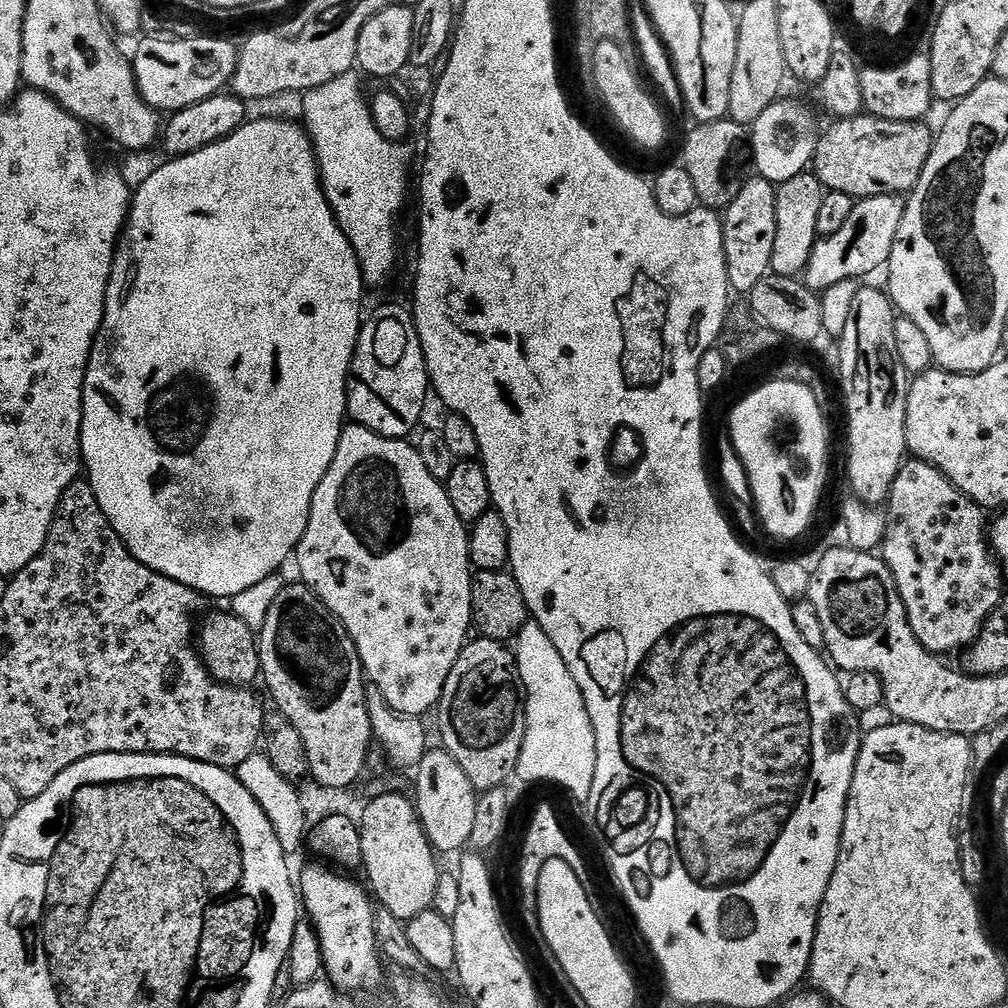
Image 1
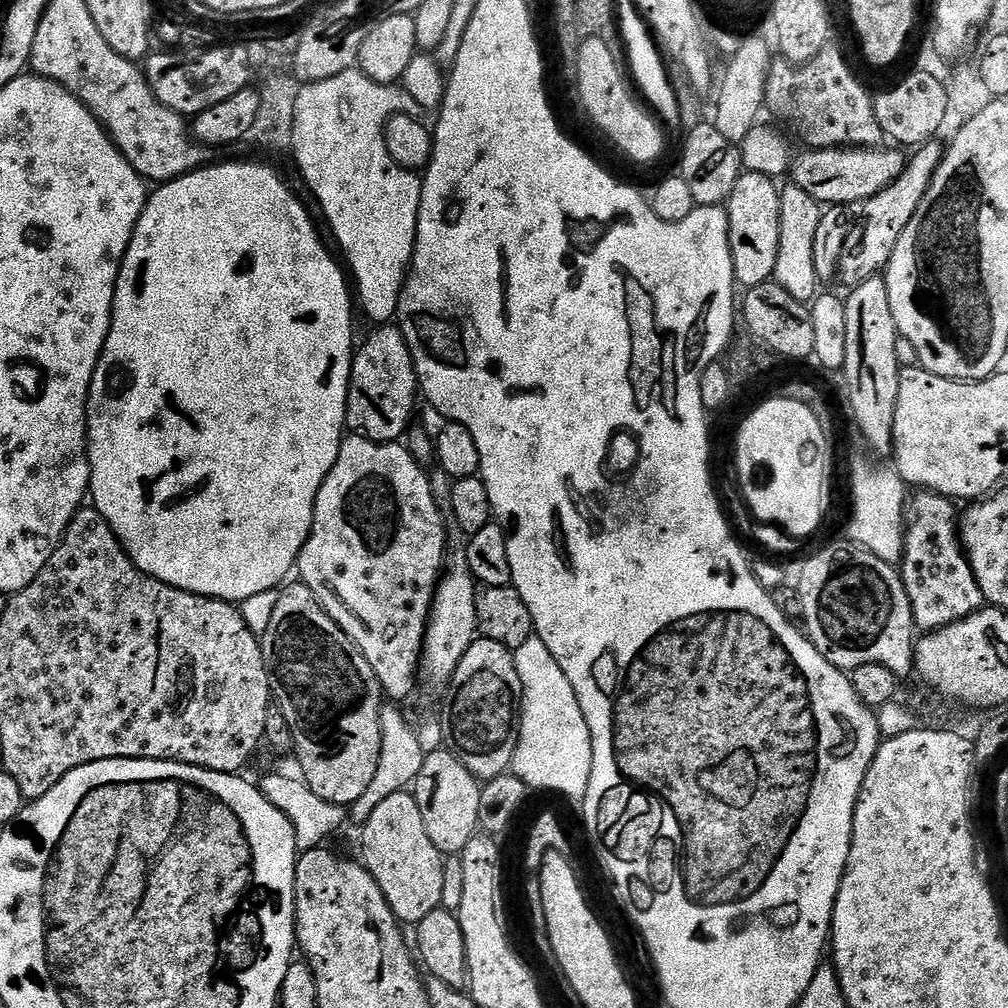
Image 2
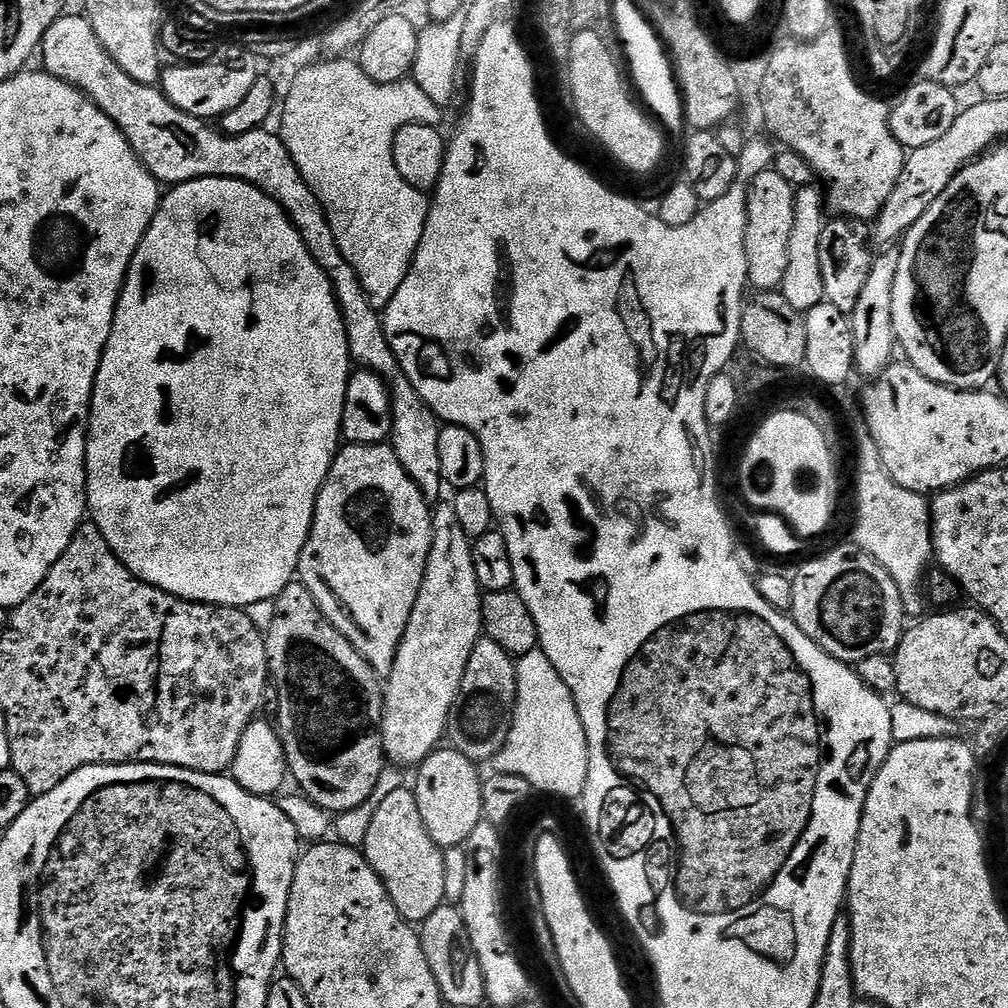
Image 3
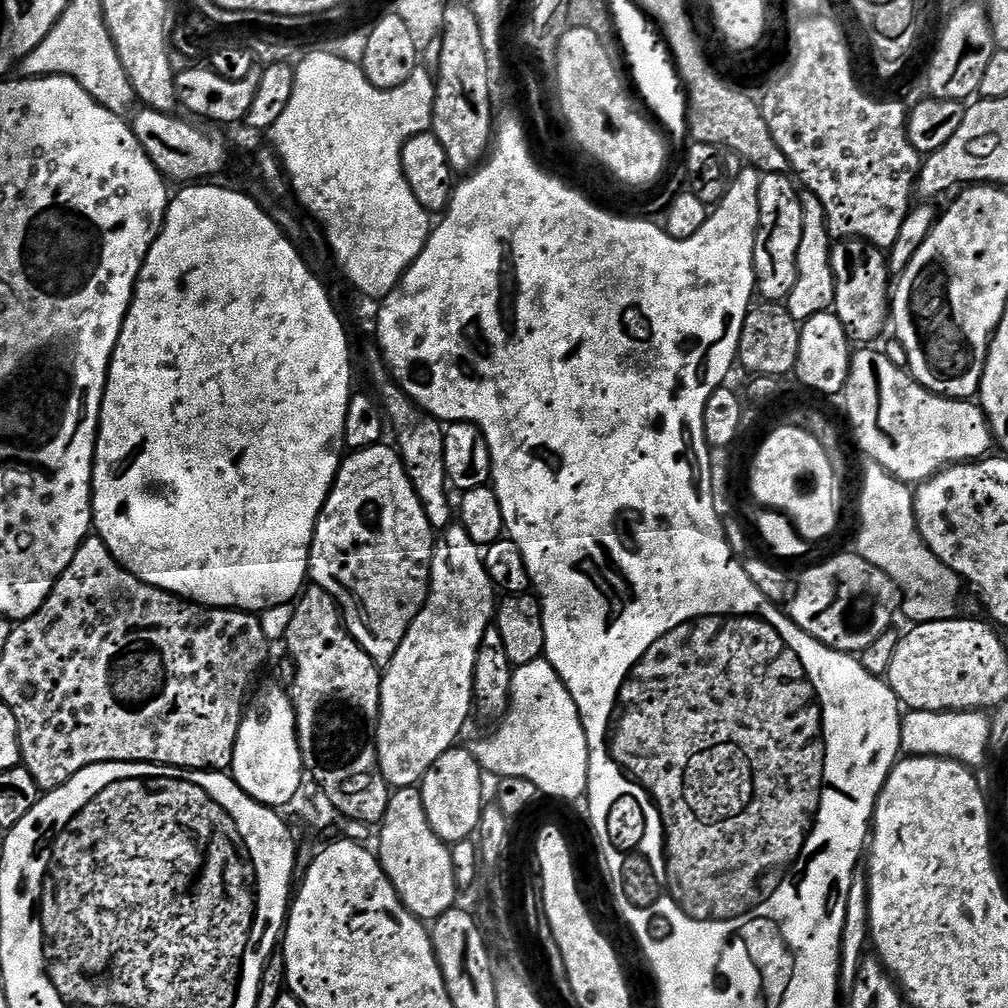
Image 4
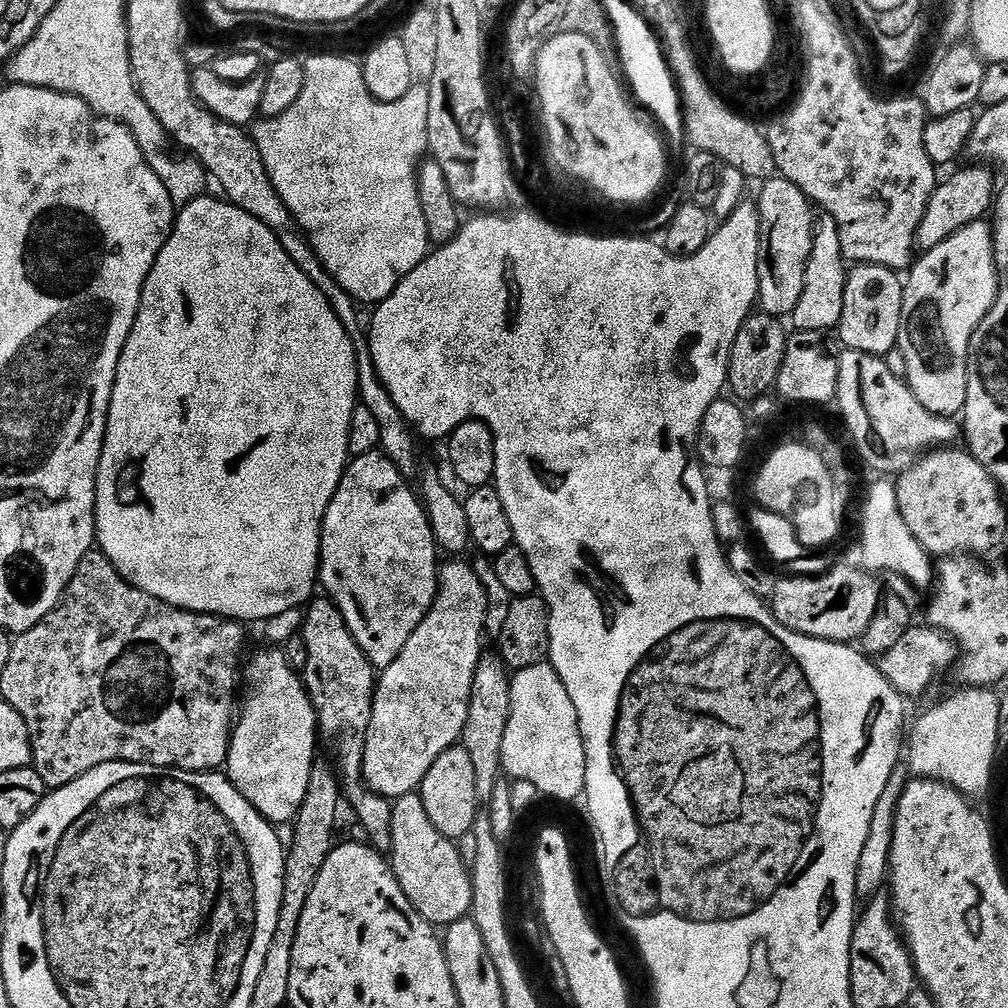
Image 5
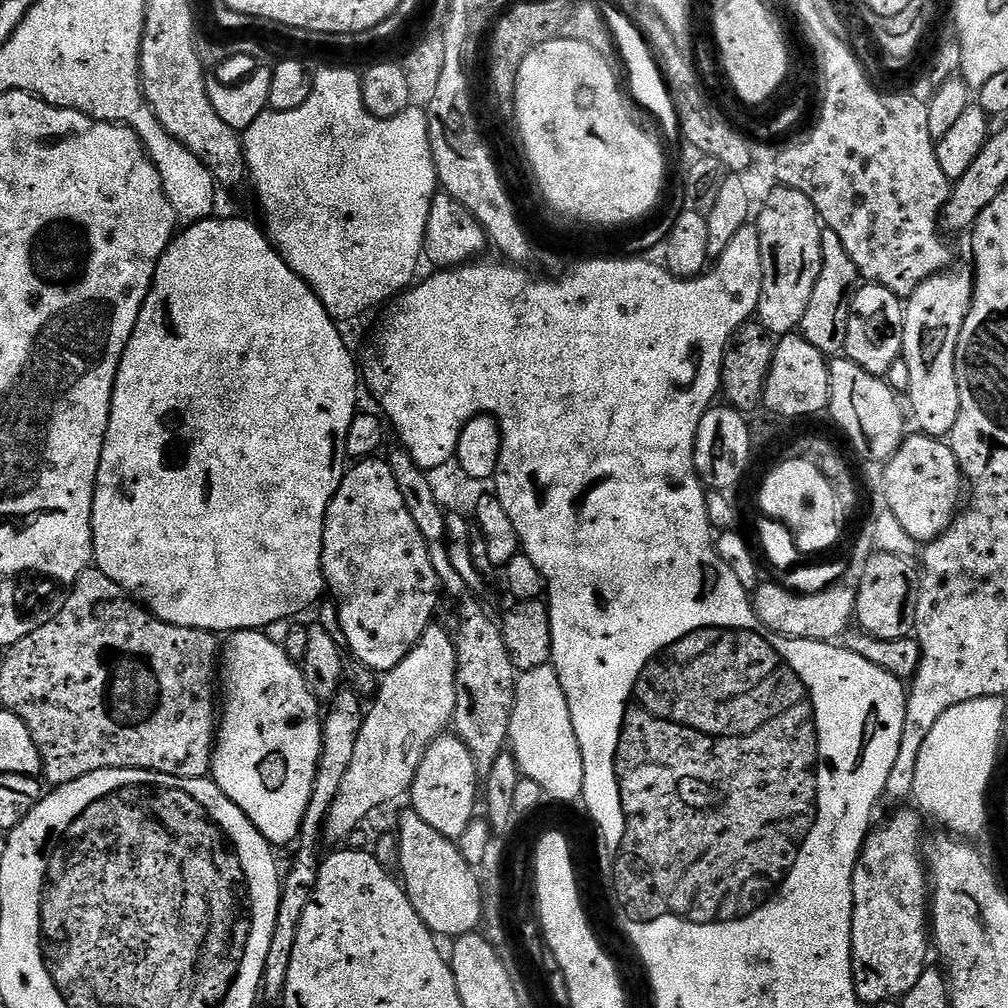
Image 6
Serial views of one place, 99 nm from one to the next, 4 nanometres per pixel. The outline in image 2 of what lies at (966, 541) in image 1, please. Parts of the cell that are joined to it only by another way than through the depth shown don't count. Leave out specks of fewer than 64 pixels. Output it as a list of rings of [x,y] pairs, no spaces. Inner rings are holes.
[[[920,490],[915,495],[911,497],[910,511],[906,516],[904,554],[898,571],[910,598],[913,625],[921,633],[926,633],[979,612],[986,601],[960,542],[957,505],[941,492]]]

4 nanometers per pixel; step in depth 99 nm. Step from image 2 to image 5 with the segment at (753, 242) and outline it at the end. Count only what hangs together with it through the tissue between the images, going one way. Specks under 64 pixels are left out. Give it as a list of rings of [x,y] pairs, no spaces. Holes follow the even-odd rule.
[[[783,178],[763,181],[758,199],[760,209],[760,257],[758,258],[758,304],[767,315],[777,318],[791,317],[798,298],[802,298],[802,286],[806,282],[806,266],[810,262],[814,211],[808,196]]]

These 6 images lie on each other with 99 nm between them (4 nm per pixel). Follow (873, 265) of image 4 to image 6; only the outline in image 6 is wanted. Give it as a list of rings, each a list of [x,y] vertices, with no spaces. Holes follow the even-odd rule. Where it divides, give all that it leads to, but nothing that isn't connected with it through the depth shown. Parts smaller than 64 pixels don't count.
[[[865,283],[856,289],[850,310],[850,326],[846,330],[843,355],[862,370],[884,378],[904,350],[904,304],[886,286]]]

